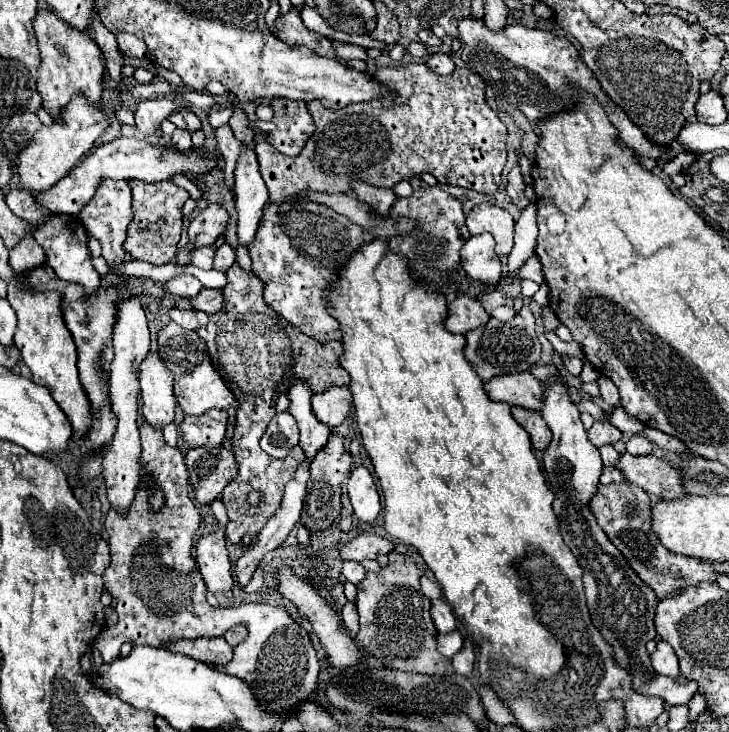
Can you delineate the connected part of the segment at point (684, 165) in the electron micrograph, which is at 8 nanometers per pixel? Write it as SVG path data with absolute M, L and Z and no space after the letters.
M692 152L679 153L674 159L664 164L663 173L669 177L684 173L684 170L688 169L697 157L698 155Z

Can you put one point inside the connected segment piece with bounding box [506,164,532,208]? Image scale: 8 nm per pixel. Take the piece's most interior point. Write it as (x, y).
(515, 186)

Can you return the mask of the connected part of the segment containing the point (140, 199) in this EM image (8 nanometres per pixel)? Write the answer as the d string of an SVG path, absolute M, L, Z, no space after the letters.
M130 180L134 220L128 226L128 238L124 242L126 254L134 260L142 260L154 266L162 266L174 260L178 252L178 240L182 232L182 206L189 199L189 193L174 182L148 184L140 180Z

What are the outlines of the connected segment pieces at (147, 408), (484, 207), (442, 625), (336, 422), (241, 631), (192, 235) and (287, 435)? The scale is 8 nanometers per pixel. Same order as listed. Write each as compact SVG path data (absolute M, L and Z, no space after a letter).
M150 350L138 366L138 382L142 396L142 416L150 426L164 428L174 420L176 400L172 394L172 376L160 362L158 352Z
M478 204L466 216L466 226L470 234L490 232L496 240L496 254L508 256L514 246L514 220L512 216L492 204Z
M434 600L432 602L432 608L430 608L430 614L432 614L432 620L434 620L434 626L440 634L446 634L446 632L452 632L456 628L456 618L454 618L454 612L452 608L442 600Z
M336 386L336 390L326 390L324 394L312 396L314 416L330 430L338 428L346 420L350 410L352 410L352 396L348 394L346 386Z
M234 626L234 628L226 630L224 640L226 640L230 646L236 646L236 644L240 644L240 642L246 638L246 634L248 634L248 630L246 630L244 626Z
M208 204L188 226L188 240L196 246L214 244L226 230L230 214L222 204Z
M290 412L276 414L266 432L262 434L260 446L272 458L284 458L298 444L298 424Z

